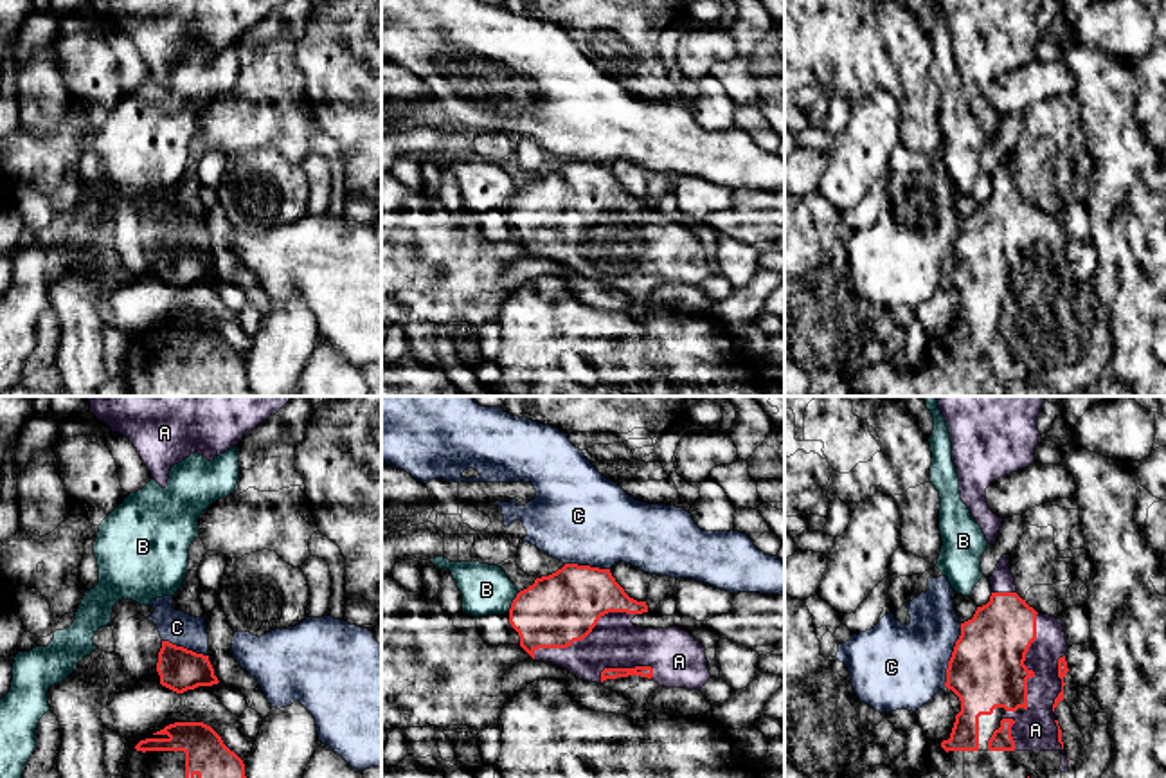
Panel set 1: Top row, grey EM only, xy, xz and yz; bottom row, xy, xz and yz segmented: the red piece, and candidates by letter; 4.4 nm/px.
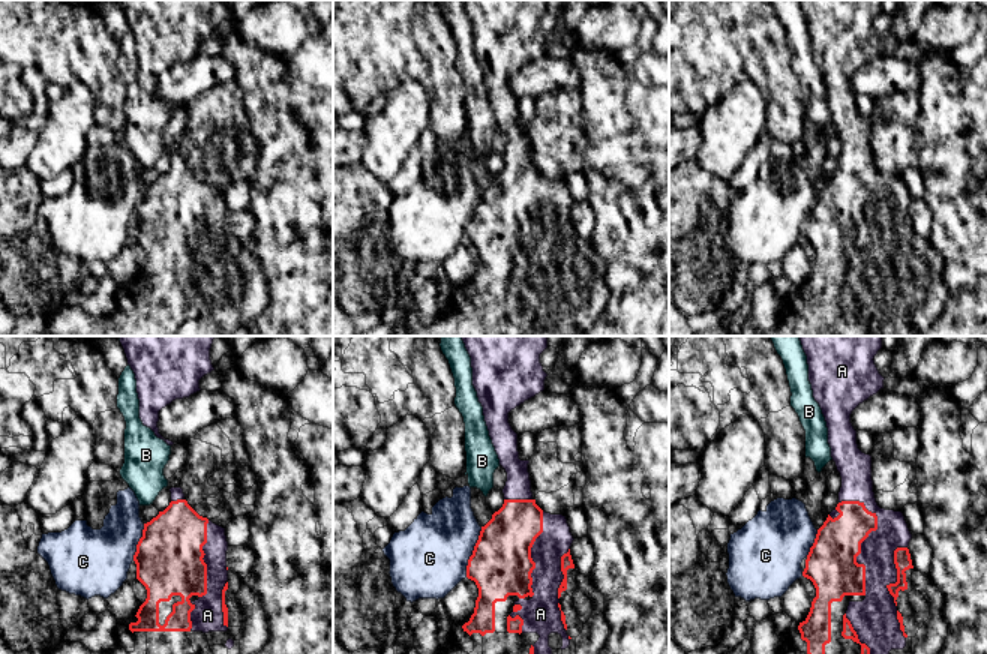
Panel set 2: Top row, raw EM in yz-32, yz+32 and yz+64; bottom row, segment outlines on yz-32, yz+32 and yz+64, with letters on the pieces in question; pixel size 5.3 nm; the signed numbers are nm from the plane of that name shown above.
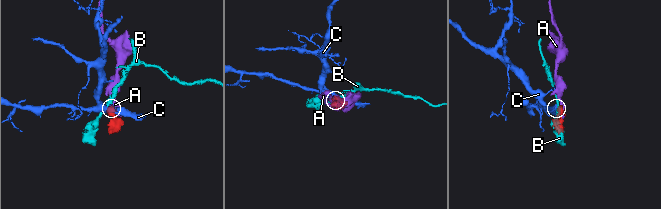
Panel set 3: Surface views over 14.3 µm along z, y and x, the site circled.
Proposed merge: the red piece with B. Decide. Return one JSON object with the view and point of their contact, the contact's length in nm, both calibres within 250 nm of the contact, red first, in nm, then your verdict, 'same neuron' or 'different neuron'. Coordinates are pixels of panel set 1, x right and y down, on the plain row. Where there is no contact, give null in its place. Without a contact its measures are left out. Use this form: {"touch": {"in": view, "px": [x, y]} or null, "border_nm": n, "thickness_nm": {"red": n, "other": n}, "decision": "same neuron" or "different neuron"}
{"touch": {"in": "xz", "px": [513, 199]}, "border_nm": 100, "thickness_nm": {"red": 320, "other": 220}, "decision": "different neuron"}

